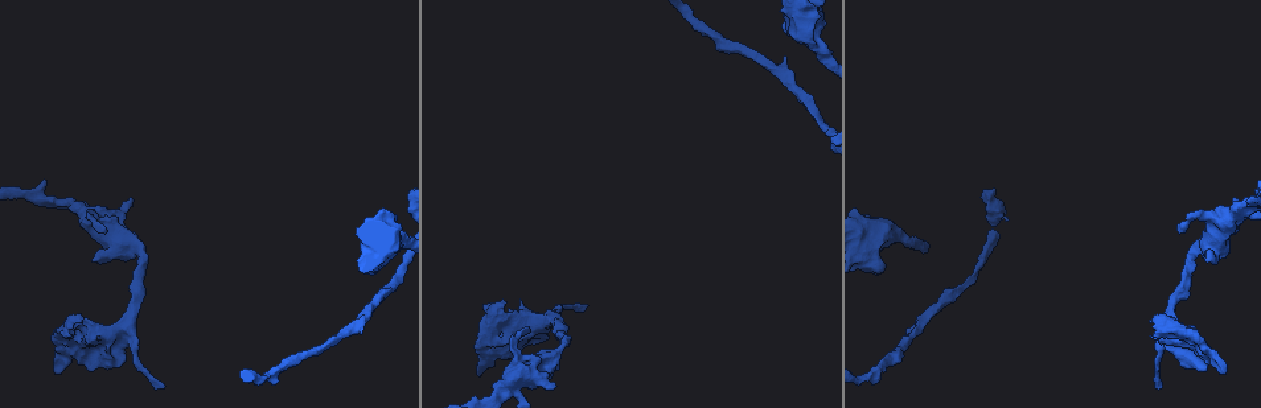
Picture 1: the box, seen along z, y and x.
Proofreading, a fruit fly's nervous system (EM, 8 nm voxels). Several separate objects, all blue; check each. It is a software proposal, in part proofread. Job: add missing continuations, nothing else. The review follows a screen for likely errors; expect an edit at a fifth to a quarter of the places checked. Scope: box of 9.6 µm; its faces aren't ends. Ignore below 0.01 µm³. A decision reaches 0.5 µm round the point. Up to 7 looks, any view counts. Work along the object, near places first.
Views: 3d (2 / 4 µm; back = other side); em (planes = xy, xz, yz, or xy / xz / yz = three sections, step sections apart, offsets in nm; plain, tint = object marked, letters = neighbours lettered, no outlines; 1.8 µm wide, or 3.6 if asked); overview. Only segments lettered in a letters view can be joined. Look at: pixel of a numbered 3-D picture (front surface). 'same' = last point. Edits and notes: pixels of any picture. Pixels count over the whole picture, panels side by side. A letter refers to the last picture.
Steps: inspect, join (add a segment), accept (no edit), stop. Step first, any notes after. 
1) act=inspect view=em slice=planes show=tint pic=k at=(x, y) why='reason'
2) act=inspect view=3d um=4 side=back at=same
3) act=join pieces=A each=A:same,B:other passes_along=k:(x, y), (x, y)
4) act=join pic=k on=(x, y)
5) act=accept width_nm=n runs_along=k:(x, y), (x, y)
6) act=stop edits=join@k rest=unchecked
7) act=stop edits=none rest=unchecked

act=inspect view=em slice=planes show=letters pic=1 at=(134, 200) why='branch stops here'

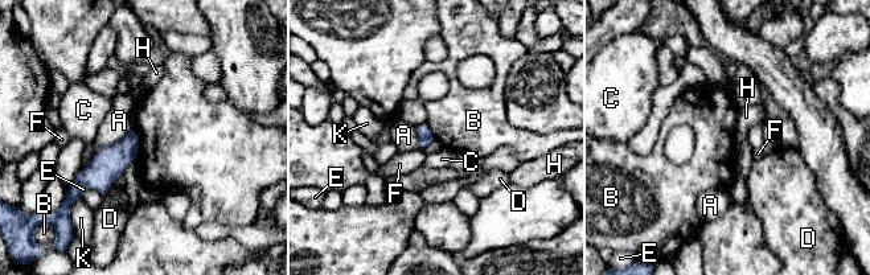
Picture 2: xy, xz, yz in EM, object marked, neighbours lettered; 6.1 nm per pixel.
act=accept each=A:other,B:other,C:other,D:other,E:other,F:other,H:other,K:other border=2:(135, 130), (138, 150), (134, 163) found='none of them fits'

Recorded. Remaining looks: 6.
act=inspect view=em slice=yz step=8 show=letters pic=1 at=(126, 358) why='an open end'

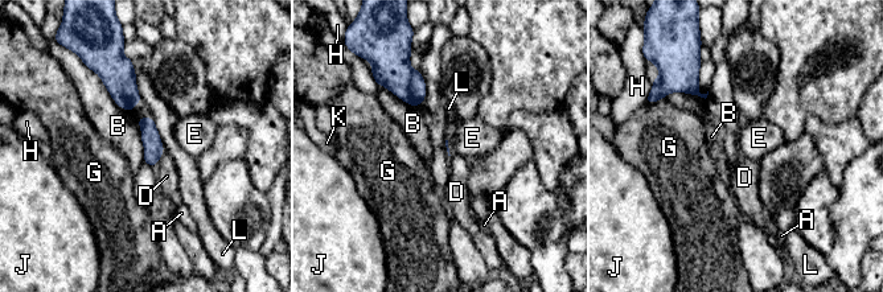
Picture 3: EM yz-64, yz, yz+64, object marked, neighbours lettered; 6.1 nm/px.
act=inspect view=em slice=planes show=letters at=same

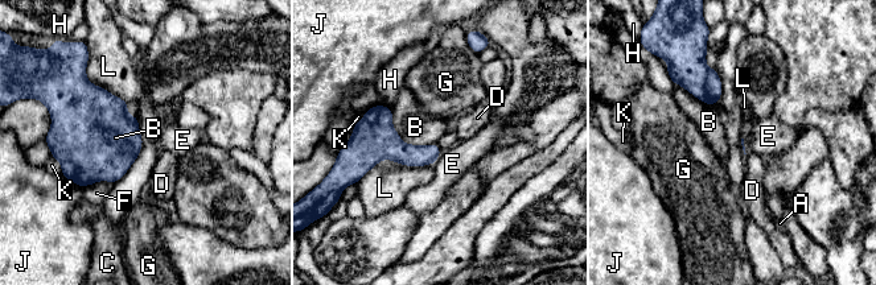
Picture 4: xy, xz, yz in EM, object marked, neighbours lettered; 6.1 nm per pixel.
act=accept each=A:other,B:other,C:other,D:other,E:other,F:other,G:other,H:other,J:other,K:other,L:other border=4:(389, 107), (403, 141), (435, 143) found='no lettered segment goes on from it'

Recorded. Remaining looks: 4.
act=inspect view=em slice=xy step=8 show=letters pic=1 at=(369, 274) why='stops while still wide'

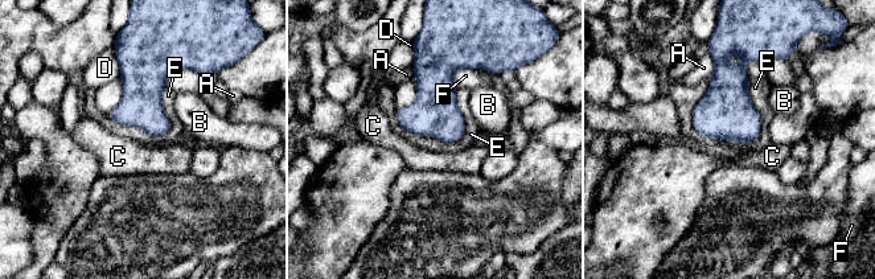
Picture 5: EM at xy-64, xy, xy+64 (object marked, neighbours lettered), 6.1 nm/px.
act=inspect view=em slice=planes show=letters at=same

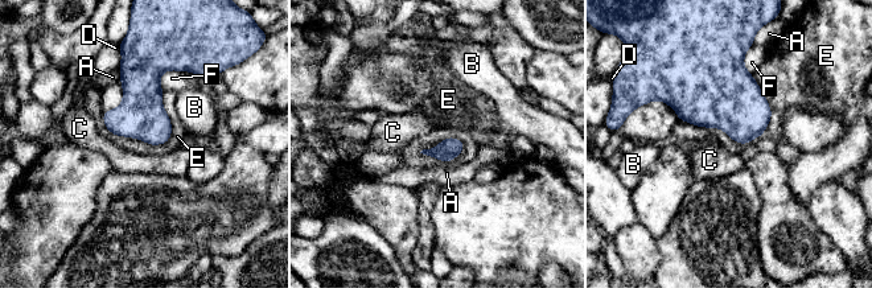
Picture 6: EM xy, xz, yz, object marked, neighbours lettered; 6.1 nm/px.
act=accept each=A:other,B:other,C:other,D:other,E:other,F:other border=6:(161, 90), (171, 136), (151, 145) found='none of them fits'

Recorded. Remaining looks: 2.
act=stop edits=none rest=unchecked

